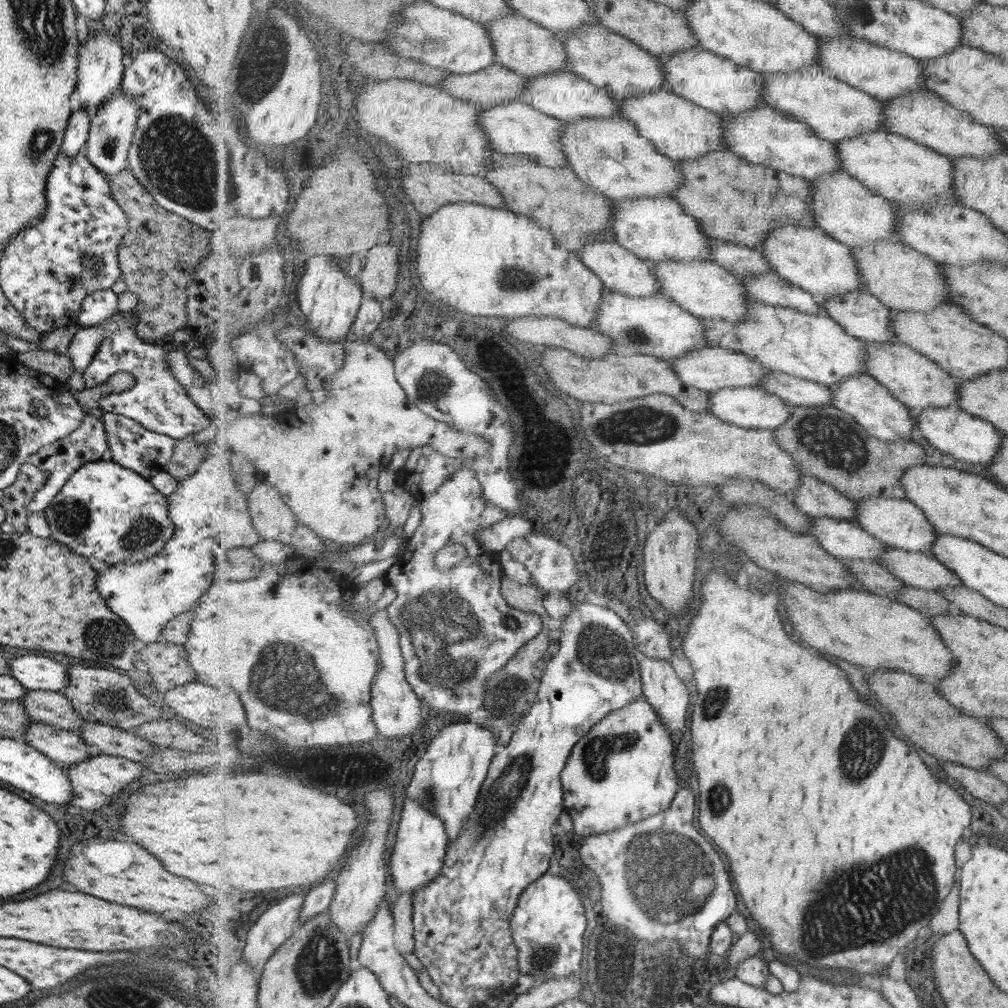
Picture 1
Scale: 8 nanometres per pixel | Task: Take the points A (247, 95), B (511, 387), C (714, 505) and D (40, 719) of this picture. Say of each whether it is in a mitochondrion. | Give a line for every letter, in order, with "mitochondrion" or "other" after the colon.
A: mitochondrion
B: other
C: other
D: other

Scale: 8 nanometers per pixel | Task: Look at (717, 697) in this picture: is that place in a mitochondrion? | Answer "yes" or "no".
yes

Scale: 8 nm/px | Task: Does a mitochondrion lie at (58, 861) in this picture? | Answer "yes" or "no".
no

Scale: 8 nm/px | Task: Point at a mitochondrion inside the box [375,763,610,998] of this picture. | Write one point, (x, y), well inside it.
(543, 958)

